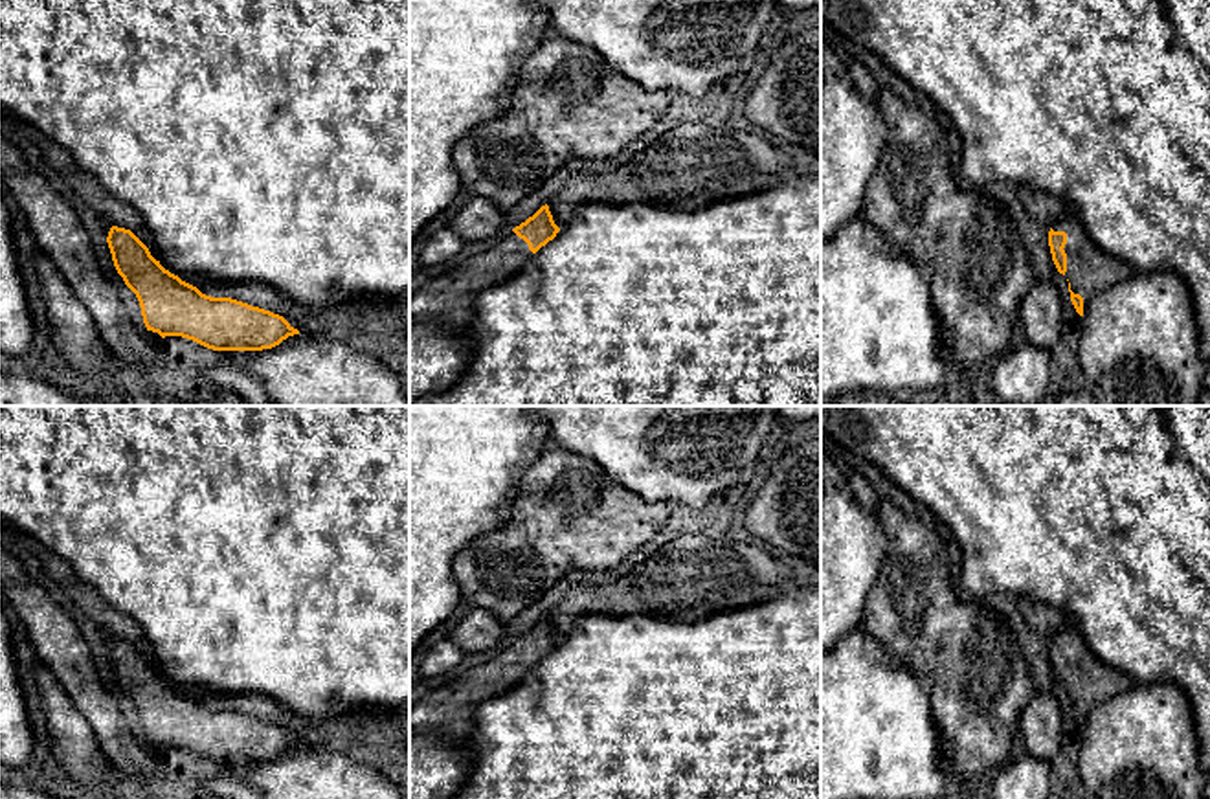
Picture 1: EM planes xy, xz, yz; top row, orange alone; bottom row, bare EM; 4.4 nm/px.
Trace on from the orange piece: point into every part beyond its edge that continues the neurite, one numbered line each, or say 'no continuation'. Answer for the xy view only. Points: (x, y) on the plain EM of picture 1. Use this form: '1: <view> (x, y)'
no continuation

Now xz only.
1: xz (450, 711)

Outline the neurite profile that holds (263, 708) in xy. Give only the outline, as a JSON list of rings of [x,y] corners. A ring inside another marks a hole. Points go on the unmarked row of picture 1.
[[[193,694],[211,709],[231,709],[283,727],[299,746],[342,753],[386,777],[409,799],[409,709],[354,705],[325,718],[299,715],[259,694]]]

